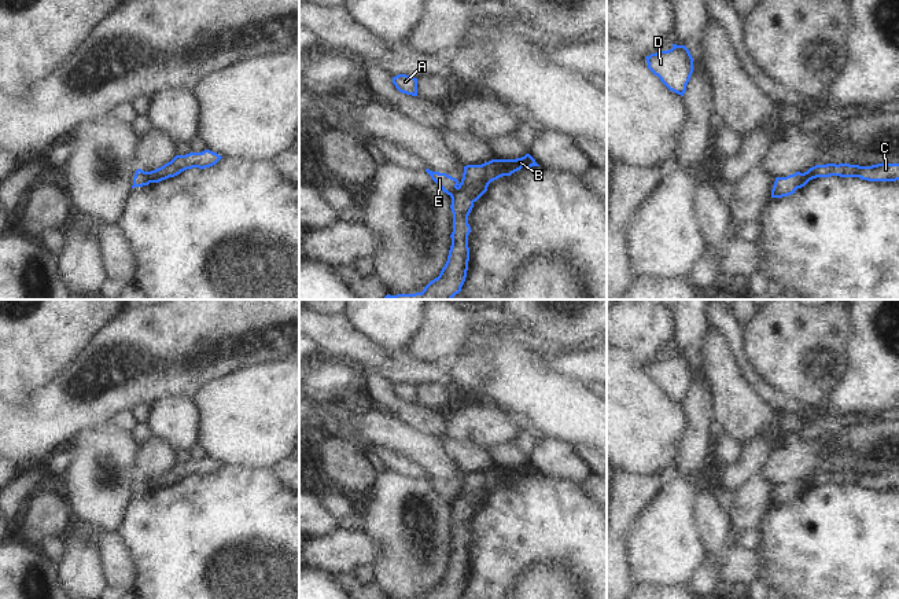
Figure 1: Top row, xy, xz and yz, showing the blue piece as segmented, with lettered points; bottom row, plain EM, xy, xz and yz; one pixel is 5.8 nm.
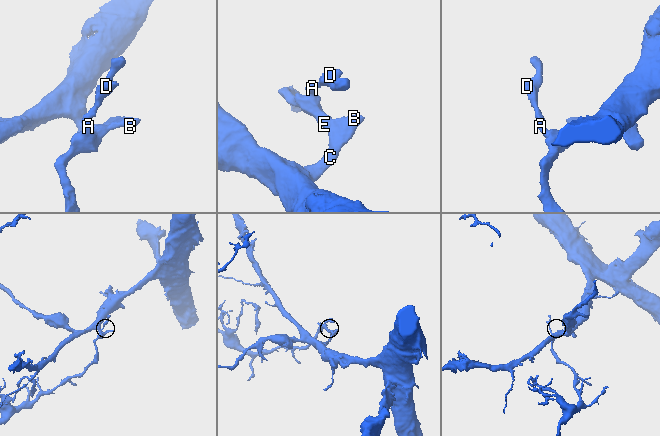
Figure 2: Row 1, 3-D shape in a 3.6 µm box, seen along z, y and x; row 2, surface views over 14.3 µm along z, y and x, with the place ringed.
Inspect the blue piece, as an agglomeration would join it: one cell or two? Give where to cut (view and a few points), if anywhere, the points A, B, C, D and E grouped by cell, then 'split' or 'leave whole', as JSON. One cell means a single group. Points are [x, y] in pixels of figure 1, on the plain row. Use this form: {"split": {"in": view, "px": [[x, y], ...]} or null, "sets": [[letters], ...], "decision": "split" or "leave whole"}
{"split": {"in": "xy", "px": [[146, 480], [151, 489]]}, "sets": [["A", "D", "E"], ["B", "C"]], "decision": "split"}

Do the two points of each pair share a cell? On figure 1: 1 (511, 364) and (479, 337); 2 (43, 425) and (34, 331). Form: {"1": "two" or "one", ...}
{"1": "one", "2": "two"}

